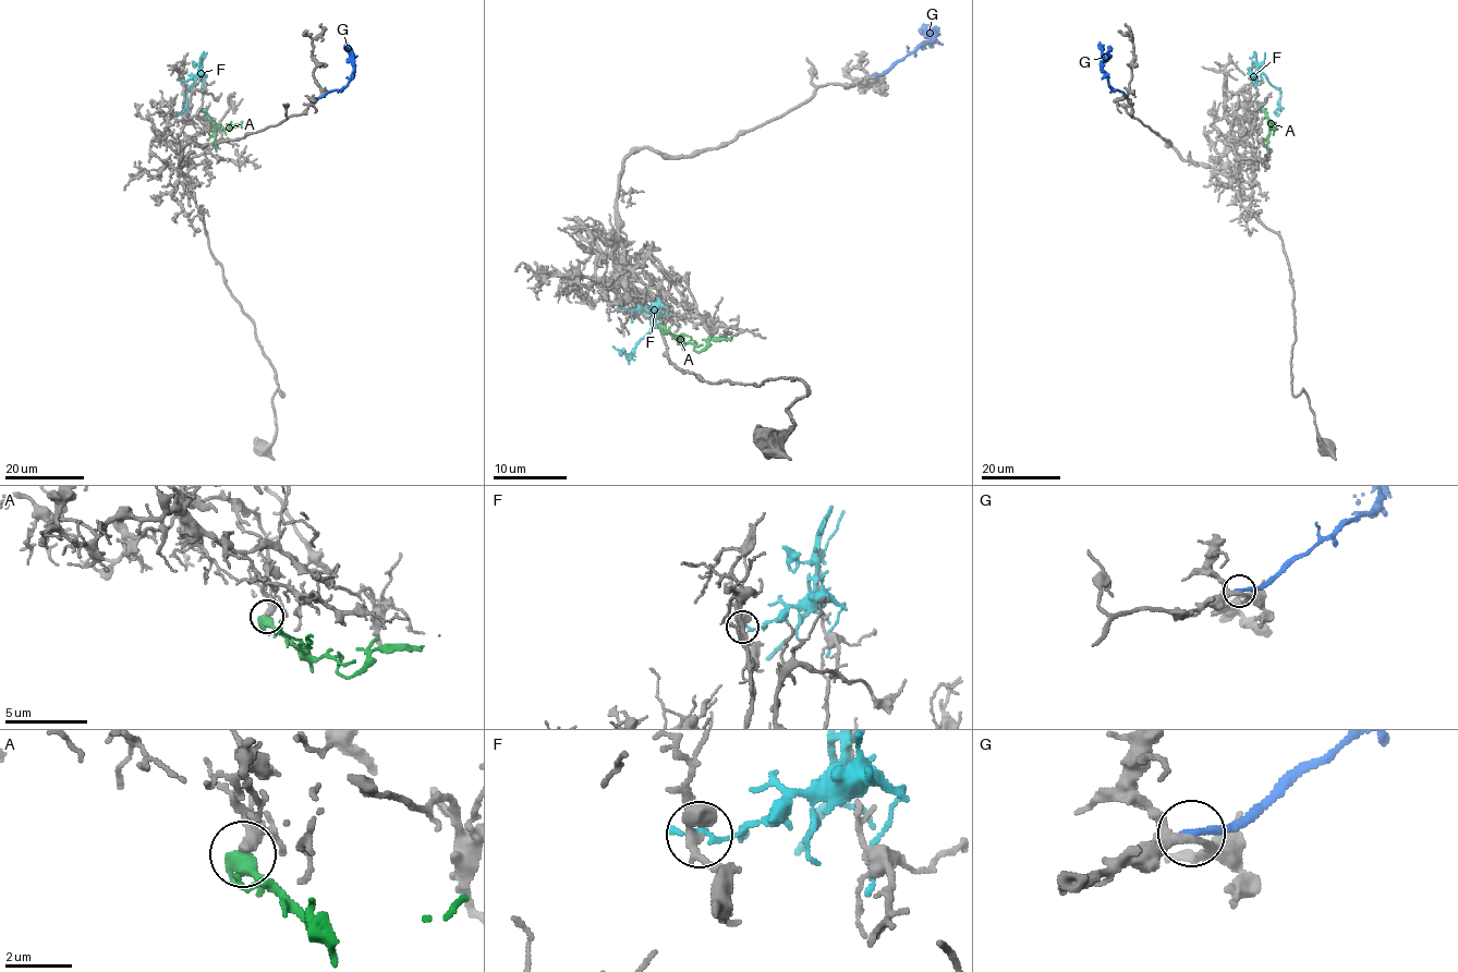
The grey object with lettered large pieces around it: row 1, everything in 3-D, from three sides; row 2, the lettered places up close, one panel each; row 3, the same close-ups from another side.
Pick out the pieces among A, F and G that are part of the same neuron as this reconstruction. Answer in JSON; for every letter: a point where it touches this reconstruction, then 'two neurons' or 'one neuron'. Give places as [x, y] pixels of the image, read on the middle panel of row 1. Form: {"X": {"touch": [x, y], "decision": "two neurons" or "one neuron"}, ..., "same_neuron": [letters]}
{"A": {"touch": [663, 325], "decision": "two neurons"}, "F": {"touch": [621, 307], "decision": "two neurons"}, "G": {"touch": [873, 75], "decision": "two neurons"}, "same_neuron": []}

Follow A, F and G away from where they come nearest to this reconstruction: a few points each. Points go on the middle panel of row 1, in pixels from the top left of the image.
A: (663, 326), (697, 351), (709, 340), (731, 338)
F: (622, 307), (647, 310), (653, 315), (652, 329), (636, 343), (630, 359), (622, 349), (612, 345)
G: (873, 75), (884, 75), (931, 40), (936, 32), (927, 32), (922, 26)

